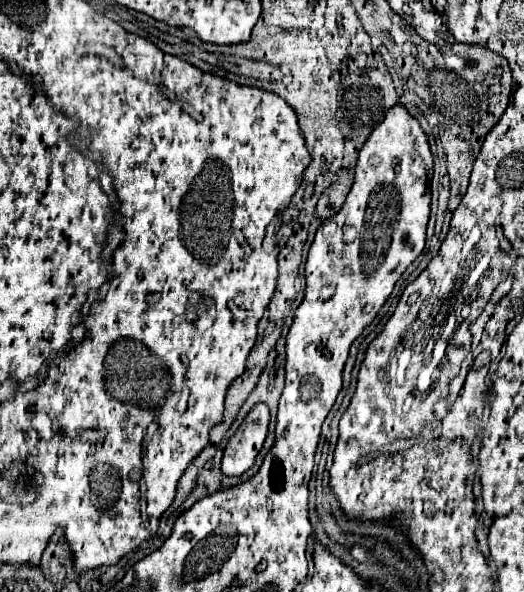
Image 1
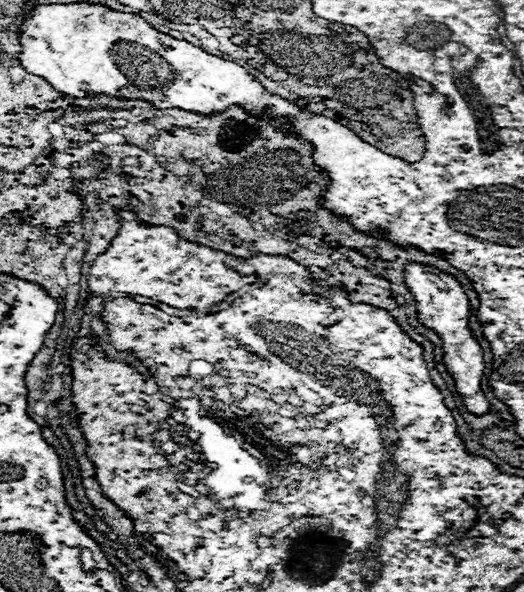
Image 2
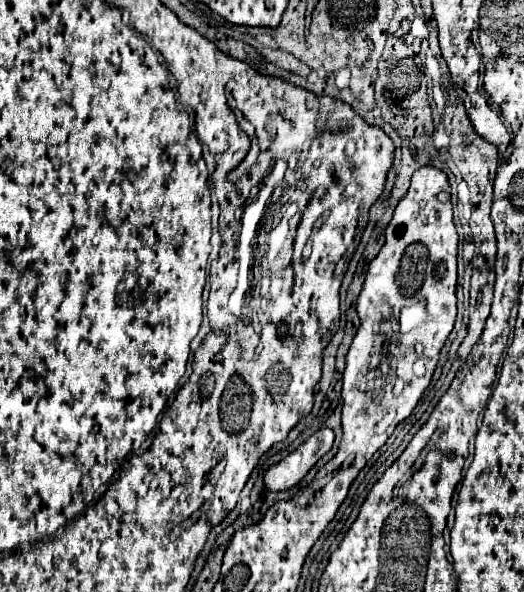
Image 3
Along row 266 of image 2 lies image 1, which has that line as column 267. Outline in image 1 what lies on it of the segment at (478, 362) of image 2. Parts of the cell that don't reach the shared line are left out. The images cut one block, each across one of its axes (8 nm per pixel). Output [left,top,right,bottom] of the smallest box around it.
[222,404,270,476]

